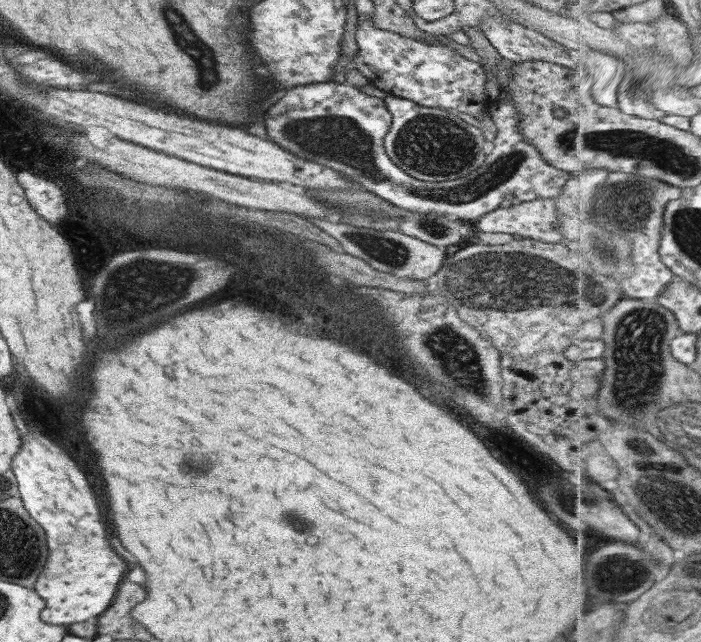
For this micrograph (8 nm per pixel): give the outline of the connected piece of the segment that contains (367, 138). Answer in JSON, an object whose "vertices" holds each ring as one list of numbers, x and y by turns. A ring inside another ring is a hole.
{"vertices":[[503,58,499,64,498,78,501,93,499,94,498,106,490,105,490,119,495,125,496,132,492,132,491,139,494,144,492,152,487,155,486,160,475,172,468,176,460,177,456,180,444,182,424,182,418,180,408,173,405,173,392,159,385,153,383,140,390,130,391,114,386,103,374,96,366,95,346,84,342,80,328,81,323,83,305,84,288,90,268,112,266,112,266,132,268,138,281,146,284,150,295,154,298,158,323,164,340,174,343,174,350,183,362,187,364,191,369,191,380,199,396,205,401,210,420,213,420,216,428,213,436,215,452,216,460,220,475,222,488,212,496,210,500,202,507,194,513,194,520,201,532,201,537,199,552,199,560,195,564,190,564,184,571,175,565,170,558,170,550,166,542,158,542,155,529,143,525,141,525,136,519,132,517,124,517,108,509,98,509,82,511,81,511,68,515,67,513,61]]}

